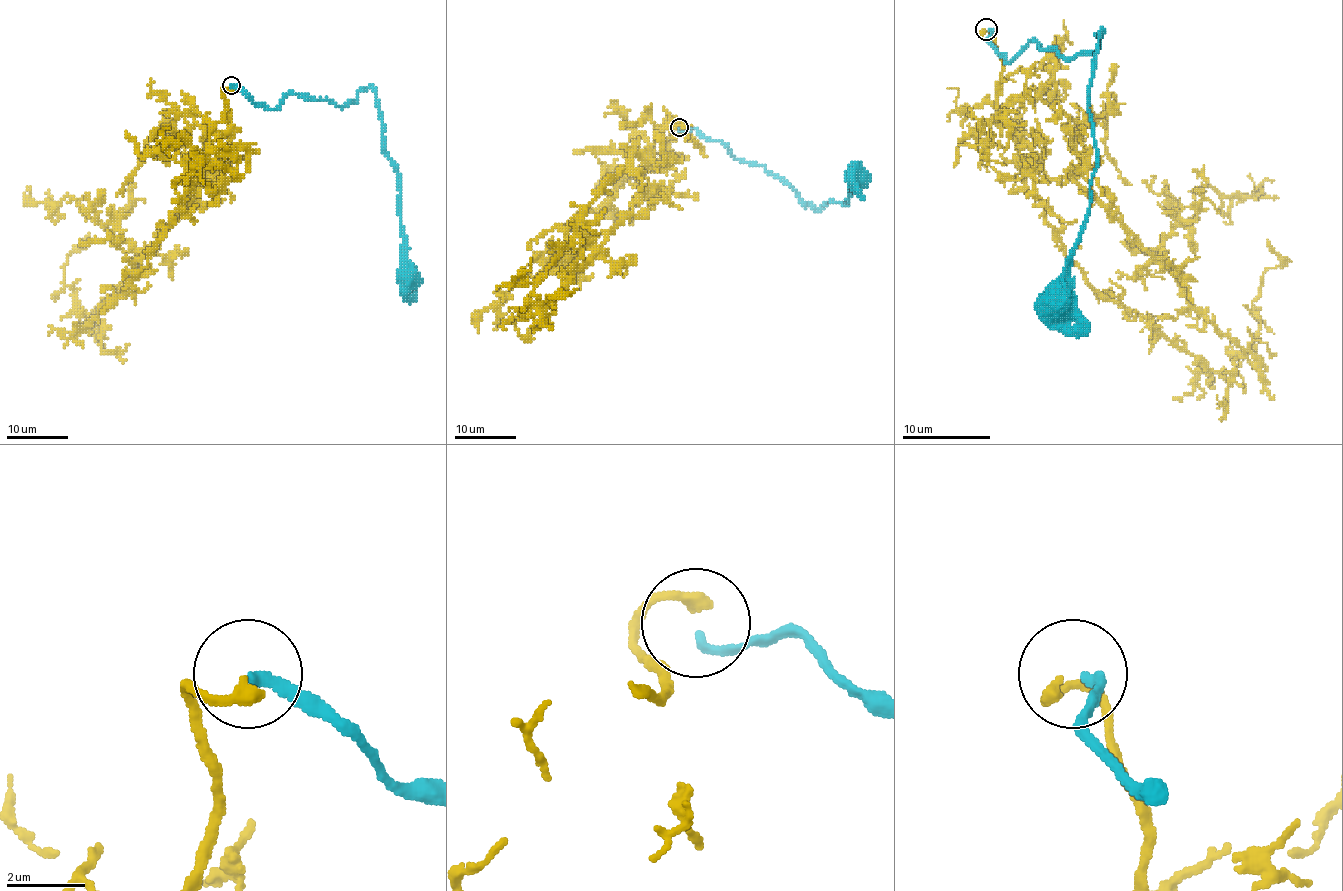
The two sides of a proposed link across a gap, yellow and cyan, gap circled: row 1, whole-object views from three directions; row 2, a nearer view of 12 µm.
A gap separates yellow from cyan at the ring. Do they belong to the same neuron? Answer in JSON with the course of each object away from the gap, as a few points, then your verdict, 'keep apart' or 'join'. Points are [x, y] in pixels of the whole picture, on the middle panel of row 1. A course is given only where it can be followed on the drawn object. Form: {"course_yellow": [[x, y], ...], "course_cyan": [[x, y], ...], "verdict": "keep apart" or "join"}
{"course_yellow": [[678, 126], [673, 138], [656, 135], [641, 197], [599, 249], [540, 308], [511, 314], [520, 336], [536, 325]], "course_cyan": [[679, 129], [695, 129], [738, 160], [761, 165], [804, 208], [820, 209], [831, 198], [848, 205], [862, 177]], "verdict": "join"}

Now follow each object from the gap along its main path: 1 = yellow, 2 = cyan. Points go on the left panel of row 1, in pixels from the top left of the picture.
1: (230, 85), (193, 198), (92, 315), (63, 282), (66, 258), (88, 234)
2: (231, 85), (273, 109), (290, 93), (346, 105), (372, 87), (383, 144), (400, 186), (404, 263), (414, 278)

